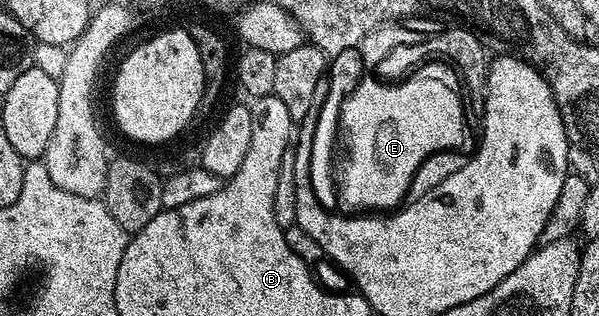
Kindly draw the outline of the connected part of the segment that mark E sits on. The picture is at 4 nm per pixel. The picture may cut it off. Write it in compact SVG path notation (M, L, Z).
M421 76L418 80L405 78L400 82L374 79L363 79L352 93L346 95L341 106L340 131L343 133L343 146L345 142L345 169L339 172L336 207L345 214L396 209L406 199L405 191L413 175L420 170L421 163L436 152L463 147L469 136L469 124L458 89L456 92L451 85L433 76Z

